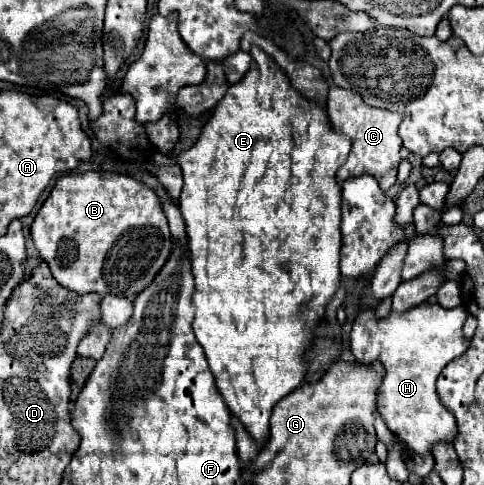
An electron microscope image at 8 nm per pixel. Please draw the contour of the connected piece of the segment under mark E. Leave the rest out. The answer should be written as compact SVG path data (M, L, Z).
M251 45L251 57L255 59L255 67L251 67L245 77L233 85L229 85L225 97L217 103L213 115L205 123L197 143L183 151L179 155L179 165L183 169L183 193L179 199L179 209L187 227L187 239L189 239L189 253L191 253L191 271L195 279L195 293L193 293L193 307L195 307L195 319L193 319L193 331L197 341L201 343L209 369L215 377L217 389L221 397L225 399L229 411L245 425L245 429L251 433L251 437L263 445L269 437L269 417L279 399L289 395L293 389L297 389L305 377L307 363L303 361L303 353L309 349L313 341L313 329L325 315L325 307L331 301L333 293L339 289L341 271L339 271L339 249L341 249L341 187L335 179L337 169L345 163L349 151L351 151L351 139L337 131L329 117L325 103L307 99L297 89L293 89L289 77L285 71L257 45Z

